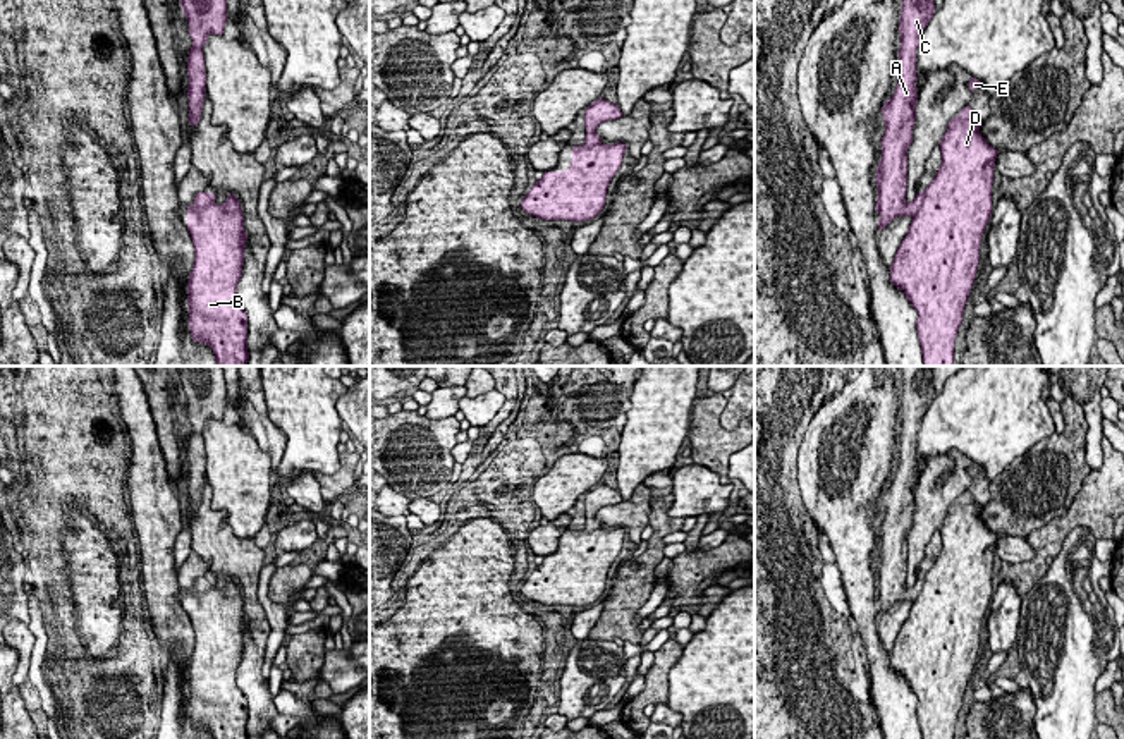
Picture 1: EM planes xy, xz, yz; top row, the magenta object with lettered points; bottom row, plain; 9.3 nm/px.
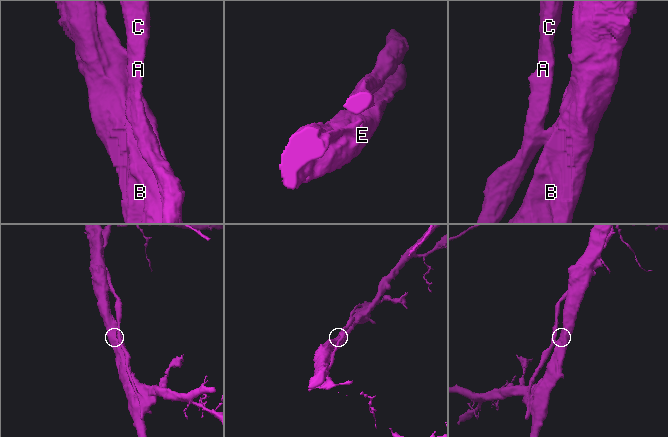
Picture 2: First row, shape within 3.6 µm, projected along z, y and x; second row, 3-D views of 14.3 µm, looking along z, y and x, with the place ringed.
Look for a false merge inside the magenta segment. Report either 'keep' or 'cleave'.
cleave

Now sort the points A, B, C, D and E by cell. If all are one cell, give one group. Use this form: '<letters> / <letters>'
A C / B D E

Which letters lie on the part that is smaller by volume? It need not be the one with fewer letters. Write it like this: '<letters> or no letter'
A, C

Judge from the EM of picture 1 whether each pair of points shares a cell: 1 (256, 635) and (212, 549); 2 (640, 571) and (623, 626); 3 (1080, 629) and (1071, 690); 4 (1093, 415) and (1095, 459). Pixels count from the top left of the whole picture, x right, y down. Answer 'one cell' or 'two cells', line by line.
1: one cell
2: one cell
3: one cell
4: one cell

